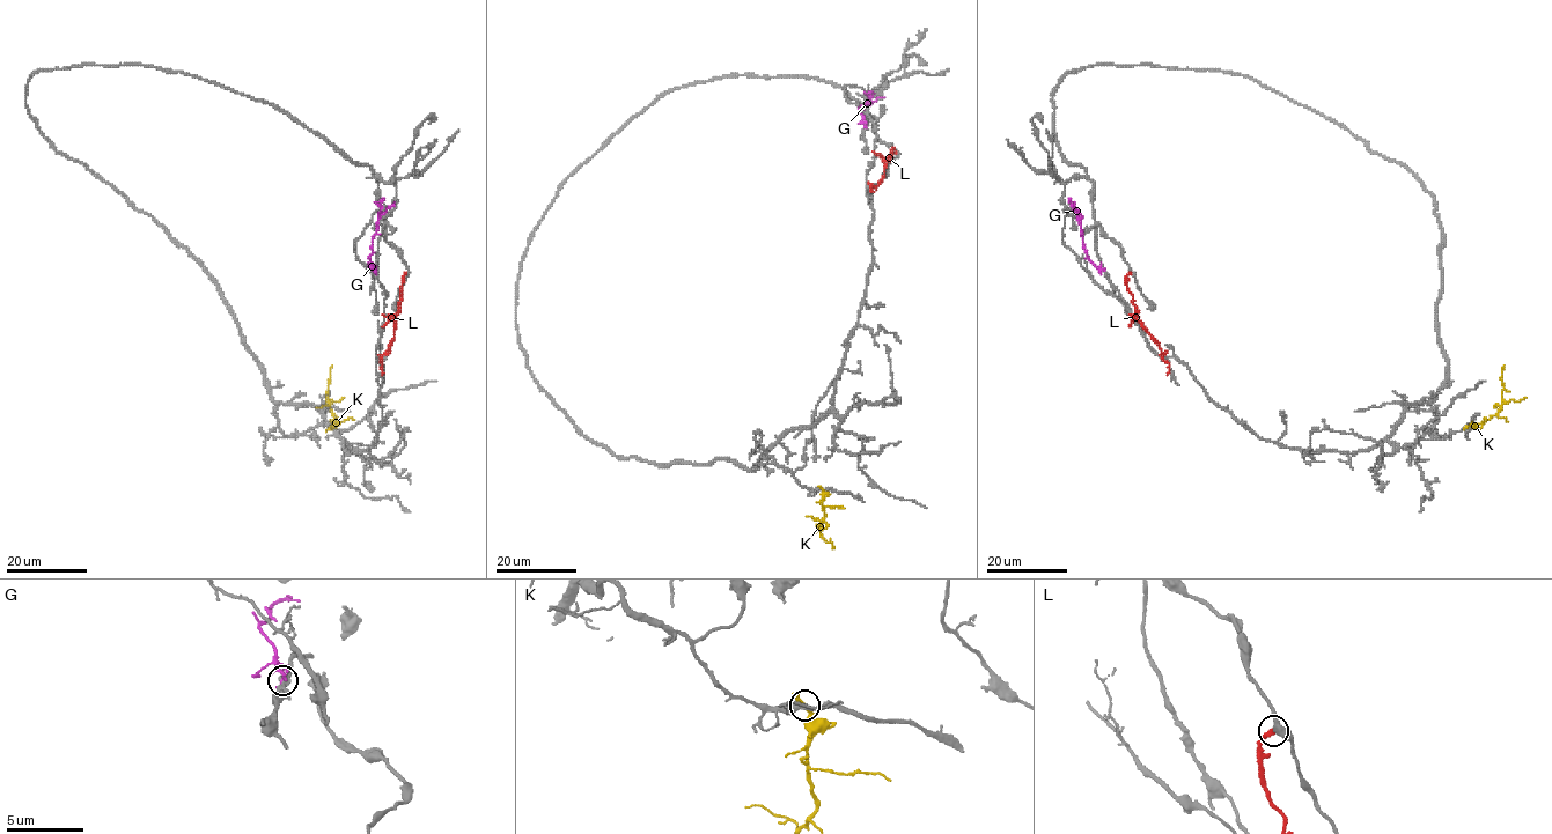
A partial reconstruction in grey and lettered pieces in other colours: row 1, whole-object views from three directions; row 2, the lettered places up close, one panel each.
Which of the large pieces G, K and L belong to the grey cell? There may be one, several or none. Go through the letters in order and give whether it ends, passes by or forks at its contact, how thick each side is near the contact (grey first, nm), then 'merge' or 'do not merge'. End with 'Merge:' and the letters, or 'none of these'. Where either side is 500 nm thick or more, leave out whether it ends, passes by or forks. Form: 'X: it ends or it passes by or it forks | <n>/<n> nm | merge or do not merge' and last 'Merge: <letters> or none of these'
G: it ends | 360/140 nm | do not merge
K: it ends | 360/380 nm | do not merge
L: it ends | 360/280 nm | do not merge
Merge: none of these

